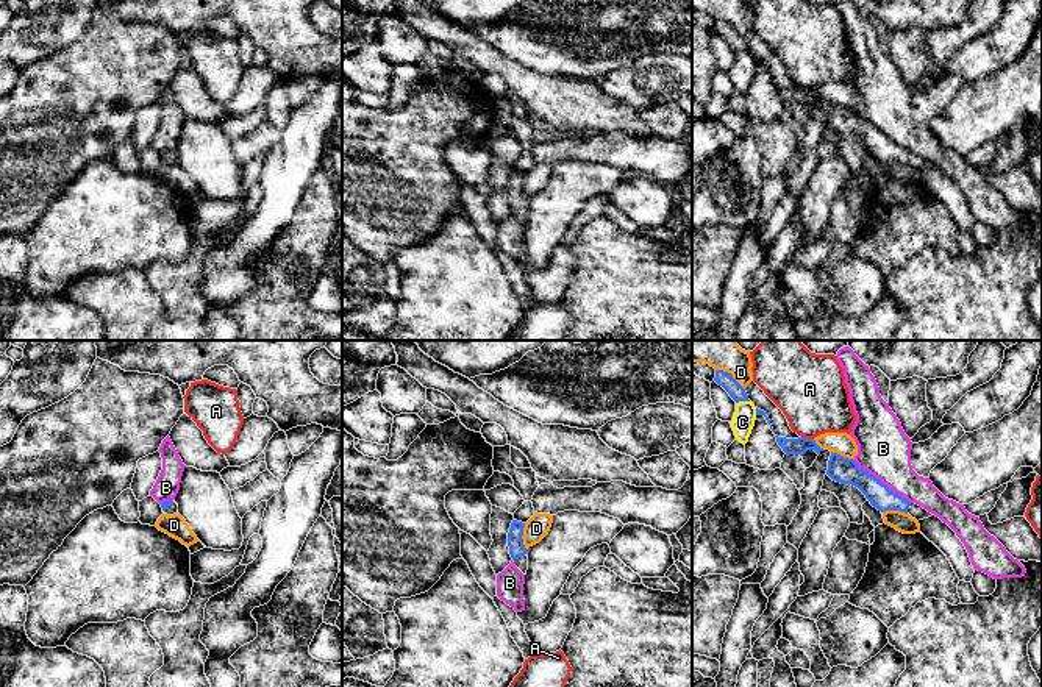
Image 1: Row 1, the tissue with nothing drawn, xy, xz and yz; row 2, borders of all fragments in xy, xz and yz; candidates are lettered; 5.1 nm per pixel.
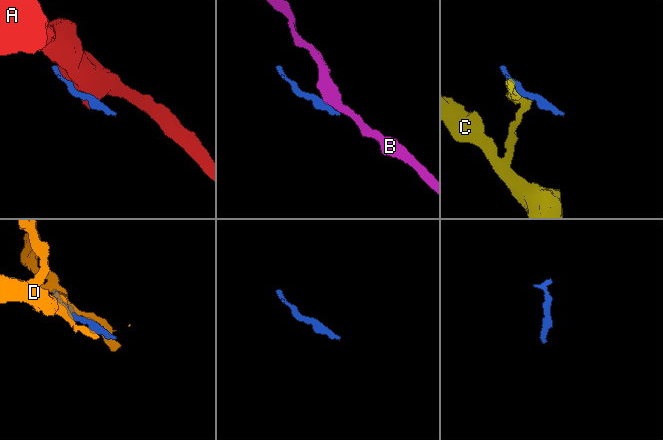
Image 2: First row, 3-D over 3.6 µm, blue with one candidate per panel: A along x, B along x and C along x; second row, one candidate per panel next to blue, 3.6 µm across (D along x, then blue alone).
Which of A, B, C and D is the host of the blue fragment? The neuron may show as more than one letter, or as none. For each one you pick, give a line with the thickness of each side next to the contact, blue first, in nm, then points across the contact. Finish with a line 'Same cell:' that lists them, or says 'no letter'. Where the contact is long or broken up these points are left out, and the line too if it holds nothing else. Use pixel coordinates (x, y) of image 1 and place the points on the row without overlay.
Same cell: no letter

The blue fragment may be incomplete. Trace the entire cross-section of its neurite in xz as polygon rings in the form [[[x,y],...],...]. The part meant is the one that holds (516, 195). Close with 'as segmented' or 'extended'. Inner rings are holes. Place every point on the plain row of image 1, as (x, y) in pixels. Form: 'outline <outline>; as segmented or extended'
outline [[[512,170],[509,183],[508,183],[508,197],[509,197],[509,205],[512,208],[514,215],[526,225],[528,220],[528,206],[526,206],[526,198],[523,195],[523,178],[525,173]]]; extended

